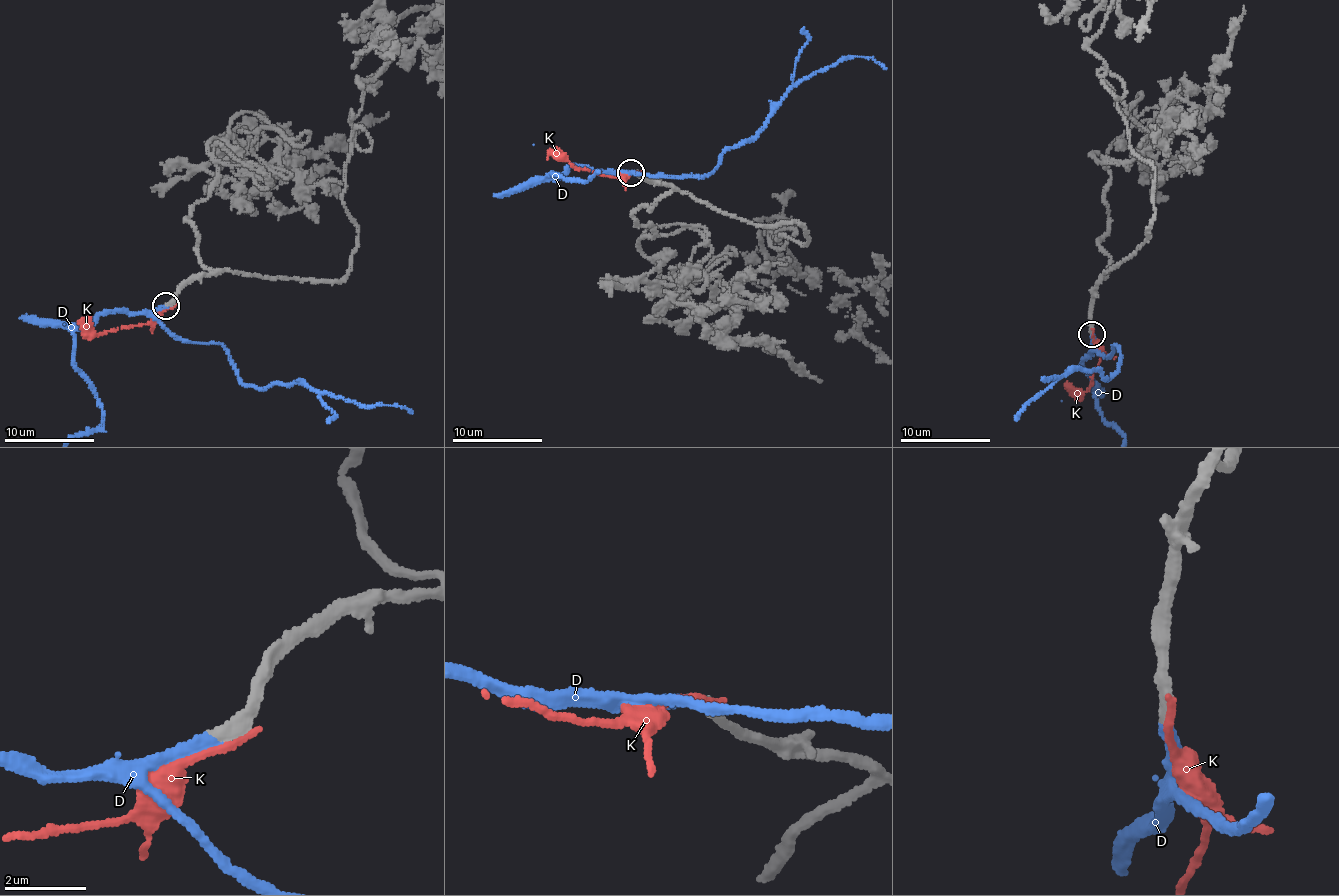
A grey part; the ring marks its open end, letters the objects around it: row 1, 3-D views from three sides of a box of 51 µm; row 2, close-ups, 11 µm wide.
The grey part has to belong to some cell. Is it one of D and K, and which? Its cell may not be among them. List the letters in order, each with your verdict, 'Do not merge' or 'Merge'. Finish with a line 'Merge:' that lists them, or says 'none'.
D: Merge
K: Do not merge
Merge: D

